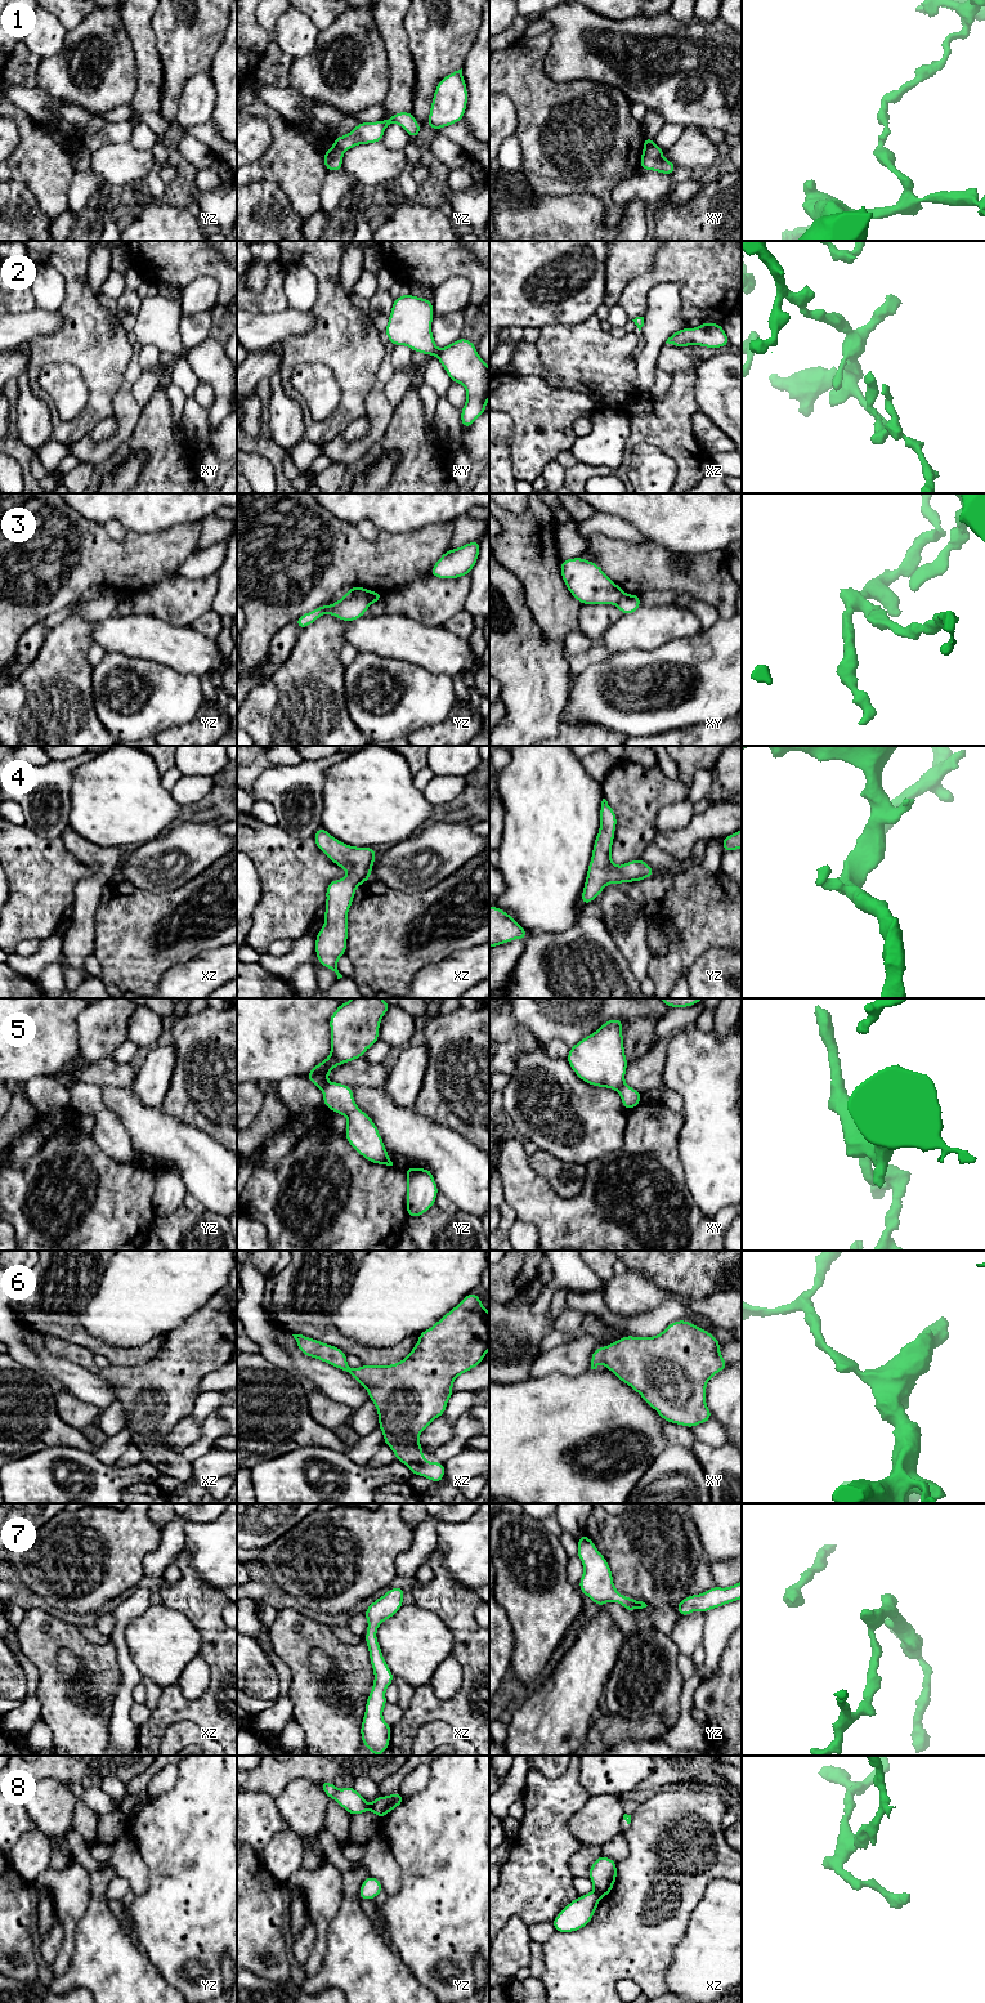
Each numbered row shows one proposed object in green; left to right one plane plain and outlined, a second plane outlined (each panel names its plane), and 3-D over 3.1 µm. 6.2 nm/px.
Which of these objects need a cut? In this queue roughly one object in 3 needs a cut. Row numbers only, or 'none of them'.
1, 3, 5, 8

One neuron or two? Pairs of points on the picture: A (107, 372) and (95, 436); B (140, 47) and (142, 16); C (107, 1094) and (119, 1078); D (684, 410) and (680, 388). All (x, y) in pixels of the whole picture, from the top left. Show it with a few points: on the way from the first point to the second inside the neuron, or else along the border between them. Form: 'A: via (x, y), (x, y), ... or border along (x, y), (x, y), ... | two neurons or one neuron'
A: border along (111, 414), (103, 417), (86, 434) | two neurons
B: via (140, 39), (140, 23) | one neuron
C: border along (130, 1087), (103, 1086), (101, 1089) | two neurons
D: via (680, 405), (680, 393) | one neuron

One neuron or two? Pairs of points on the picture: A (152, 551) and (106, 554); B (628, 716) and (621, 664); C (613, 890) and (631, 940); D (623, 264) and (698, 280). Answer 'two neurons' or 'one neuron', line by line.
A: one neuron
B: one neuron
C: one neuron
D: two neurons

